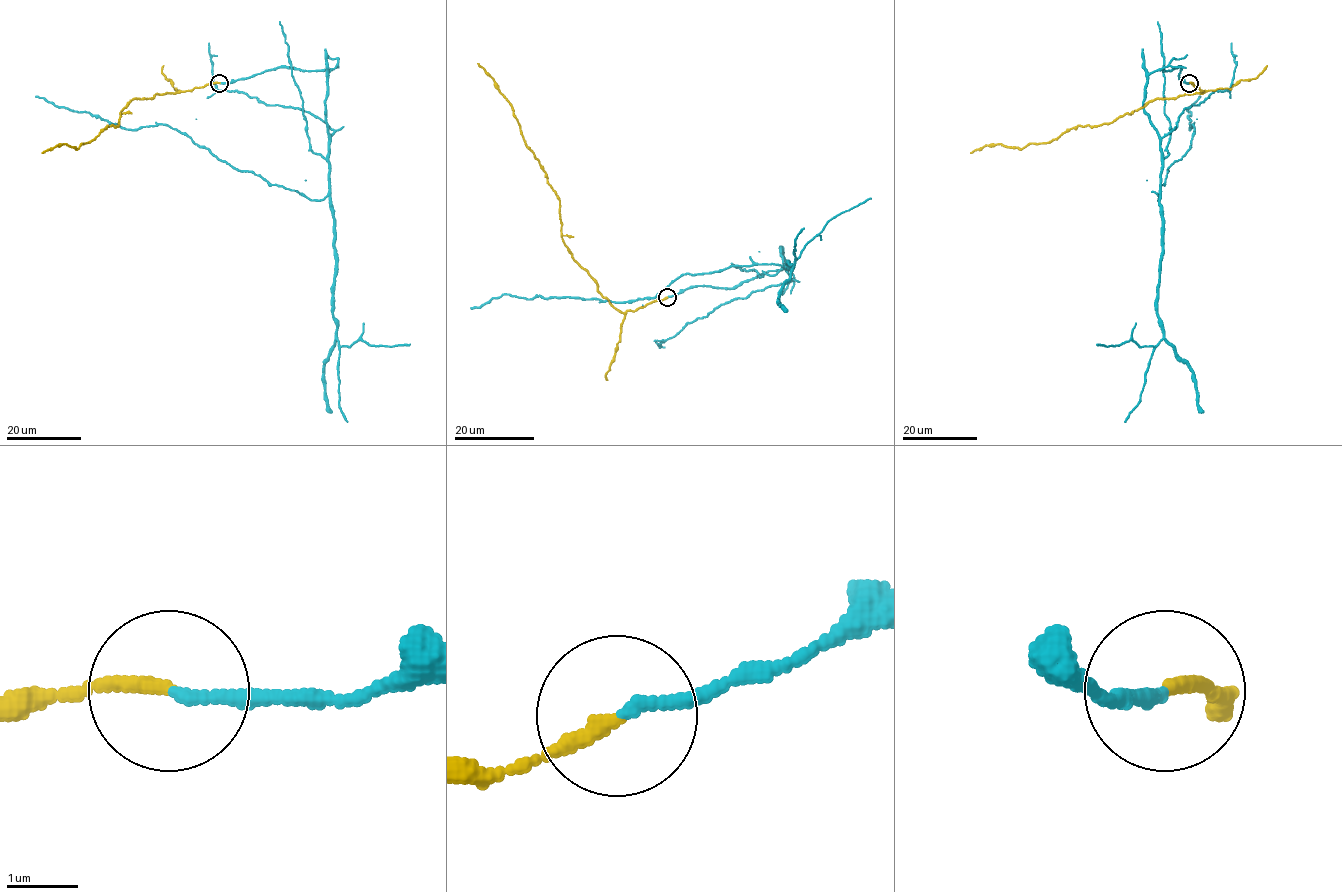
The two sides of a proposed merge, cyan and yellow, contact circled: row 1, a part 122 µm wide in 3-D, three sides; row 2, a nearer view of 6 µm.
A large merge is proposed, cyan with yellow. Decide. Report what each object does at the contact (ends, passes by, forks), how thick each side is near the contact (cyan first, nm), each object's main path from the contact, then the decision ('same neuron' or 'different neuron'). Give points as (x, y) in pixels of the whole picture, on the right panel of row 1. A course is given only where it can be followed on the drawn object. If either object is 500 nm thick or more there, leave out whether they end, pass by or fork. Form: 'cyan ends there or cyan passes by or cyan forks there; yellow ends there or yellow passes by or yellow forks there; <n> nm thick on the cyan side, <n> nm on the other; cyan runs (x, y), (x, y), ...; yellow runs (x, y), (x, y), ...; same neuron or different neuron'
cyan ends there; yellow ends there; 150 nm thick on the cyan side, 200 nm on the other; cyan runs (1189, 83), (1181, 67), (1148, 76), (1158, 199), (1190, 149), (1186, 108), (1200, 96); yellow runs (1189, 83), (1204, 92), (1155, 99), (1111, 122), (1077, 125), (1048, 142), (1019, 149), (991, 144), (970, 152); same neuron

